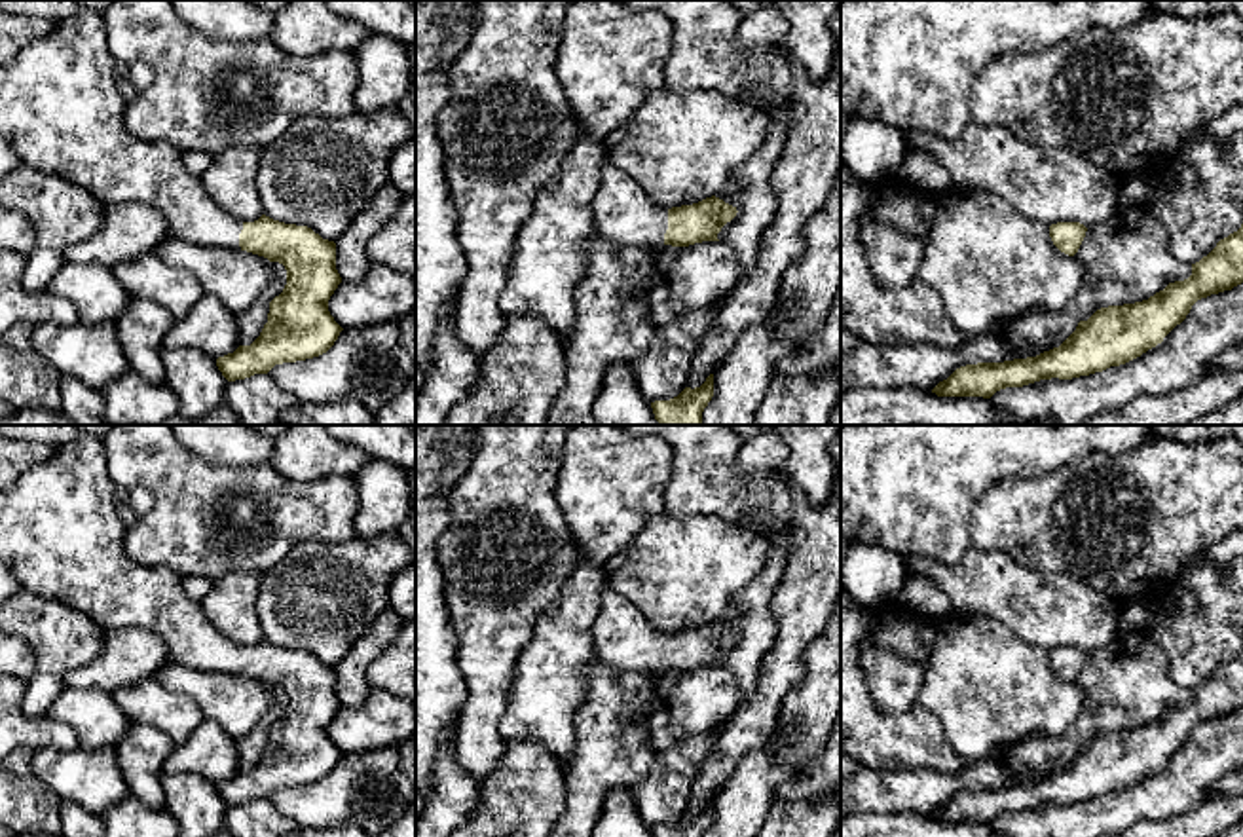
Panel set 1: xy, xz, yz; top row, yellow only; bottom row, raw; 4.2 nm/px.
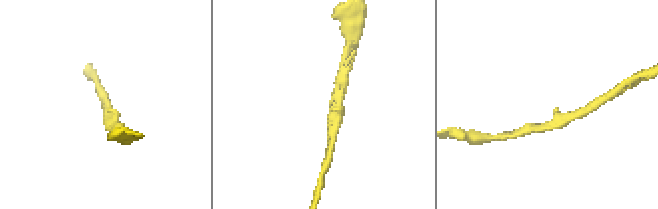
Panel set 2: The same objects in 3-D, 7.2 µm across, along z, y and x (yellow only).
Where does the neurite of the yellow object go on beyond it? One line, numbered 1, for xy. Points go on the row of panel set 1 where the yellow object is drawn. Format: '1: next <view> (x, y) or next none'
1: next xy (59, 111)

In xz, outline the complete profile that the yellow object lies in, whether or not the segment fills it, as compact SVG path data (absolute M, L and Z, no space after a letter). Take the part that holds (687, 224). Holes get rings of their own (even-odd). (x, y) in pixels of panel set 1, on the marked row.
M607 158L592 199L594 235L619 245L655 249L719 241L721 228L736 216L736 207L712 195L693 205L664 209Z

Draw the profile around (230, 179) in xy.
M228 148L211 158L199 175L211 199L239 222L254 222L264 214L256 188L260 150Z

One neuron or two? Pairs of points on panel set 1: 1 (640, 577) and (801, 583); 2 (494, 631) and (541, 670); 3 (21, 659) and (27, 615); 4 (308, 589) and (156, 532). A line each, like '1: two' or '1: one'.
1: two
2: two
3: two
4: two

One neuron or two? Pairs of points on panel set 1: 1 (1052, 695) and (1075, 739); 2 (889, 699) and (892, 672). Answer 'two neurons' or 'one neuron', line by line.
1: two neurons
2: one neuron

